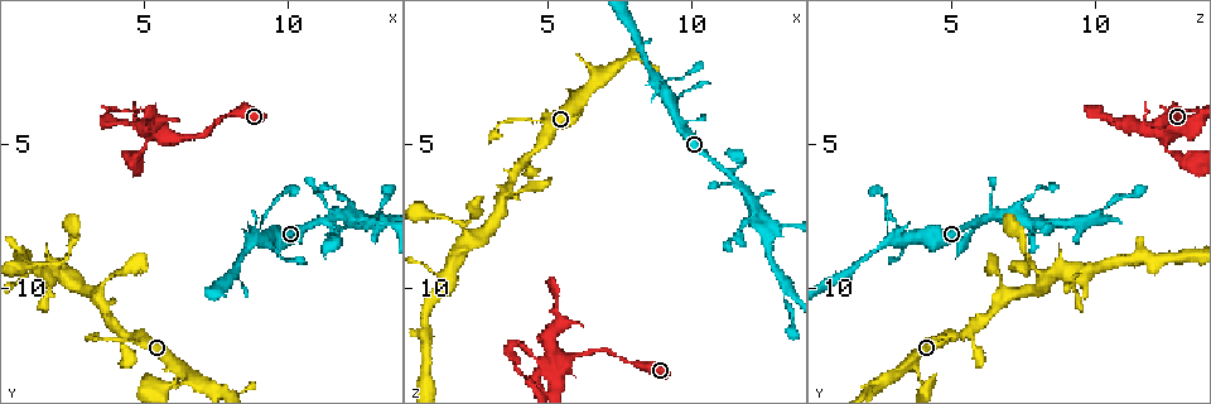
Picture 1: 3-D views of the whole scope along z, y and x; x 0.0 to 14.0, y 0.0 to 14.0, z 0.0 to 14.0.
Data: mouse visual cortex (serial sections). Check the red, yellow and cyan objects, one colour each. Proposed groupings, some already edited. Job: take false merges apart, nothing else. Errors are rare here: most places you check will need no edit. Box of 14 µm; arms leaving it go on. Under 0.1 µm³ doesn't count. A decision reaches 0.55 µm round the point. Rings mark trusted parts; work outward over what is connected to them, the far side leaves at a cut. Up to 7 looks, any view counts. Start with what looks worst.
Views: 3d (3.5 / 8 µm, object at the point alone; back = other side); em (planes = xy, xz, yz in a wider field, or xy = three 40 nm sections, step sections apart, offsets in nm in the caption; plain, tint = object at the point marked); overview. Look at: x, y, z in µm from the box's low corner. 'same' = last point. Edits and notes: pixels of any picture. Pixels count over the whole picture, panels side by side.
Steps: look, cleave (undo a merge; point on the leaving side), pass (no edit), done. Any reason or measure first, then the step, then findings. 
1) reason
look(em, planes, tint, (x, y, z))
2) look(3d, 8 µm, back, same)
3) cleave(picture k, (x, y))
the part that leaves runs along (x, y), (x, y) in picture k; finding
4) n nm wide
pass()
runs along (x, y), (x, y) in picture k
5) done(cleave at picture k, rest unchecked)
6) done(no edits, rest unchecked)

narrows sharply
look(3d, 3.5 µm, (2.3, 9.0, 7.8))

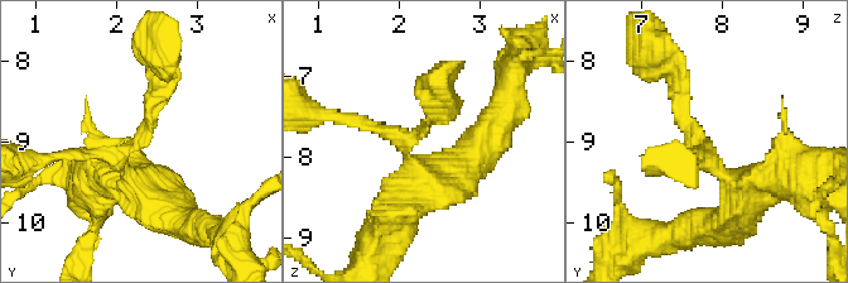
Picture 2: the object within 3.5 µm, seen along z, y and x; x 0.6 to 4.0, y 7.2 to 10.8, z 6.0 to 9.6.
3 arms; arms of 150, 250, 350 nm
look(em, planes, tint, (2.20, 9.05, 7.75))

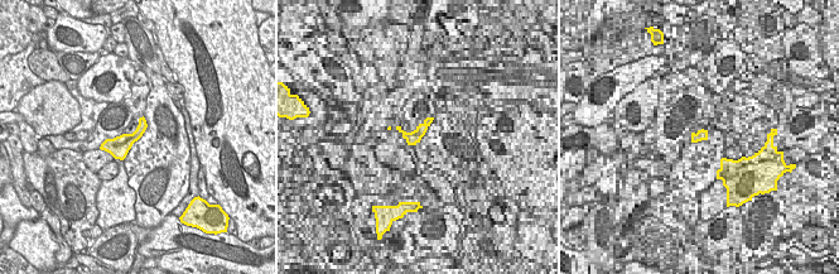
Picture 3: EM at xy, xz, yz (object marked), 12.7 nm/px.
260 nm wide
pass()
runs along (750, 196), (682, 118), (675, 71) in picture 2; all the same cell

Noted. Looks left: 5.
two arms in line, one across
look(3d, 3.5 µm, (11.2, 7.7, 5.9))

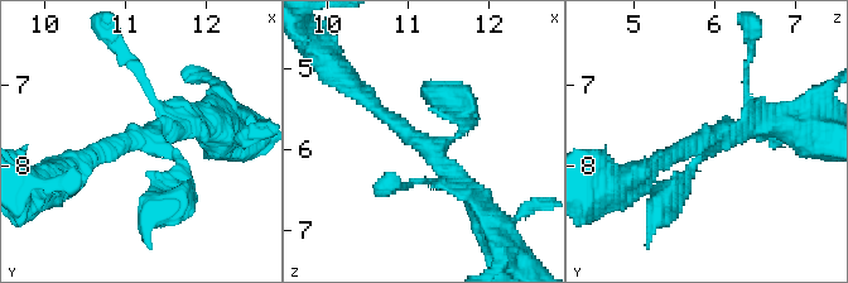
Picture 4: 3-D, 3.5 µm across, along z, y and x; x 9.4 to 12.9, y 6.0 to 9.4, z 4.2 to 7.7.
look(em, xy, step 3, tint, (11.25, 7.70, 5.95))

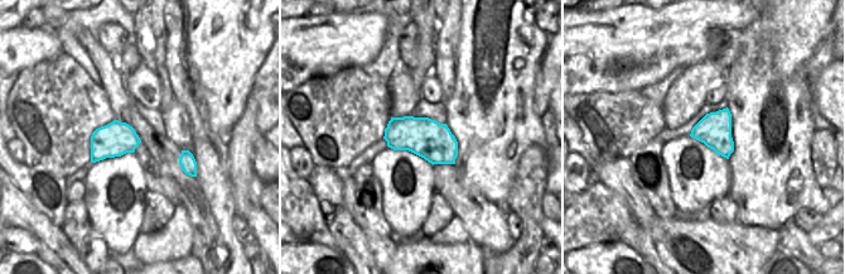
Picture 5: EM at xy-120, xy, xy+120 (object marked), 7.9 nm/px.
pass()
runs along (362, 96), (432, 150), (482, 209) in picture 4; one cell here

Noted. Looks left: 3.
small branch off a trunk
look(3d, 3.5 µm, (5.2, 4.7, 12.5))

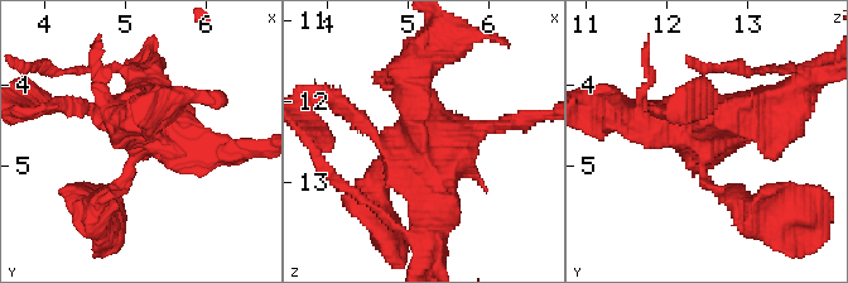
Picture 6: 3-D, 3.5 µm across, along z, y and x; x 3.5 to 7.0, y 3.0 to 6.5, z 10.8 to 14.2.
now the EM
look(em, xy, step 1, tint, (5.15, 4.85, 12.50))

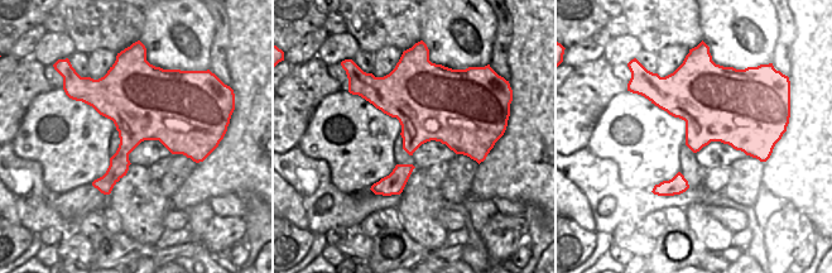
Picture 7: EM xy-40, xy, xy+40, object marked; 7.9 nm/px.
pass()
runs along (506, 121), (435, 142), (417, 63) in picture 6; one cell here

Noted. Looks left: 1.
done(no edits, rest unchecked)

